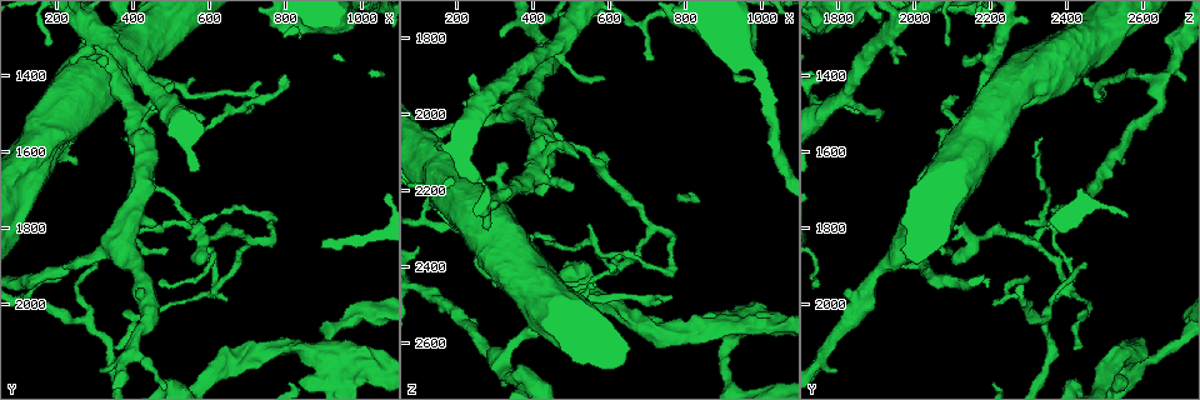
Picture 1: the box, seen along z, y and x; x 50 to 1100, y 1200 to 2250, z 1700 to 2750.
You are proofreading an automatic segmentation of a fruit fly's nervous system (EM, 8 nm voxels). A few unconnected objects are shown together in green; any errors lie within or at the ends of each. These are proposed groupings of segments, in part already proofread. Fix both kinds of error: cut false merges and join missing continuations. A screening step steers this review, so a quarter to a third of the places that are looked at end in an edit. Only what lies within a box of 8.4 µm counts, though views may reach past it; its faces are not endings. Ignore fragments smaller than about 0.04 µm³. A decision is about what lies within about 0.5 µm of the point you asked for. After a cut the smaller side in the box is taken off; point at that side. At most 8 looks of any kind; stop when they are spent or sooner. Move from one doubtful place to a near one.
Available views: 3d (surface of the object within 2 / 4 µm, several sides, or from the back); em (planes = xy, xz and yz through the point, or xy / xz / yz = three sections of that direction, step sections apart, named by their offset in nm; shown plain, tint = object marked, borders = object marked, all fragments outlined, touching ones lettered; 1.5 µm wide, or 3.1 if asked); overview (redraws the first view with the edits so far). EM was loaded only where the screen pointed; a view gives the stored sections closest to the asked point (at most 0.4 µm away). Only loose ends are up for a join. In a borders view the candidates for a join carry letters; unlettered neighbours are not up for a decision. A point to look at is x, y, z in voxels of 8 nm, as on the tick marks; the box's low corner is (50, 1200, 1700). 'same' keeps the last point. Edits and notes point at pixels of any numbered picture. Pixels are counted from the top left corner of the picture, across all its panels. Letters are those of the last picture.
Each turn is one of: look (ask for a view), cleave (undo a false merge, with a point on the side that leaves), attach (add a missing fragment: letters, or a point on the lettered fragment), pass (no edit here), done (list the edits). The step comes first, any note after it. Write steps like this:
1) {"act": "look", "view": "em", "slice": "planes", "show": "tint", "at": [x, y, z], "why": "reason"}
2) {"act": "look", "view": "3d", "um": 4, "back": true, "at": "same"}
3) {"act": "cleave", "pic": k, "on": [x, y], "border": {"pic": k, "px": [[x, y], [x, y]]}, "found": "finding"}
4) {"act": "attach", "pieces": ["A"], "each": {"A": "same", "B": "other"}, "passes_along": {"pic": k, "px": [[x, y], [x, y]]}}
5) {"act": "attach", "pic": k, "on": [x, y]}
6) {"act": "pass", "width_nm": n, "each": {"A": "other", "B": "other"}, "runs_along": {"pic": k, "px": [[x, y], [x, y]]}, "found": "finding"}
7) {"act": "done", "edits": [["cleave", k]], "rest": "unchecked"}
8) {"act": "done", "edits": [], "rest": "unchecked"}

{"act": "look", "view": "3d", "um": 2, "back": true, "at": [305, 1895, 2450], "why": "free end"}

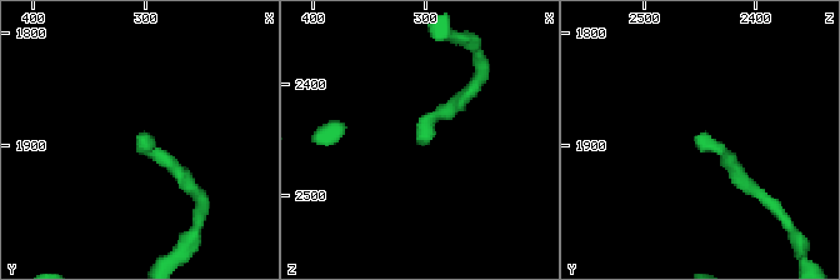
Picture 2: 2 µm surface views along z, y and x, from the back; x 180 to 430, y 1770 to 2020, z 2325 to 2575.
{"act": "look", "view": "em", "slice": "planes", "show": "borders", "at": [306, 1892, 2454]}

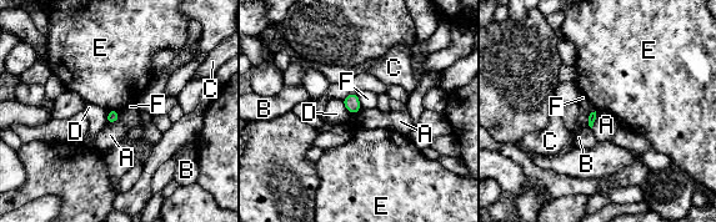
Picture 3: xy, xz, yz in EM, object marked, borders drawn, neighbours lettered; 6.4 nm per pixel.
{"act": "pass", "each": {"A": "other", "B": "other", "C": "other", "D": "other", "E": "other", "F": "other"}, "border": {"pic": 3, "px": [[108, 109], [119, 111]]}, "found": "no lettered fragment goes on from it"}

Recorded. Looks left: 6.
{"act": "look", "view": "3d", "um": 2, "at": [595, 1765, 2375], "why": "touches itself"}

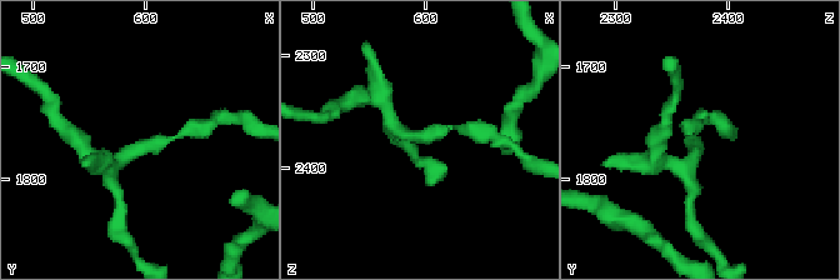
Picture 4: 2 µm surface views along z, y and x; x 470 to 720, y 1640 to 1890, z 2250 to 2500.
{"act": "look", "view": "em", "slice": "planes", "show": "borders", "at": [600, 1774, 2374], "why": "shape alone is not enough"}

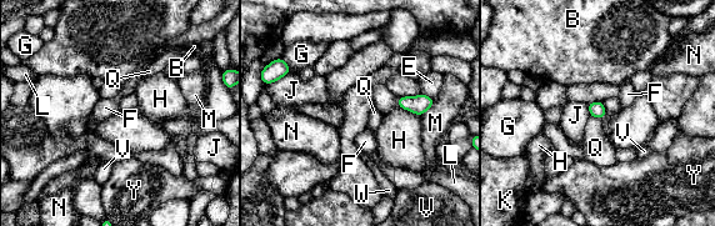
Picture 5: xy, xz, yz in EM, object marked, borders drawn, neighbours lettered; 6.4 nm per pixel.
{"act": "pass", "longest_contact_nm": ["H", 170], "each": {"B": "other", "E": "other", "F": "other", "G": "other", "H": "other", "J": "other", "K": "other", "L": "other", "M": "other", "N": "other", "Q": "other", "V": "other", "W": "other", "Y": "other"}, "found": "continuous, no second cell"}

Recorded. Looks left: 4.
{"act": "look", "view": "3d", "um": 2, "at": [380, 1565, 2340], "why": "thin end"}

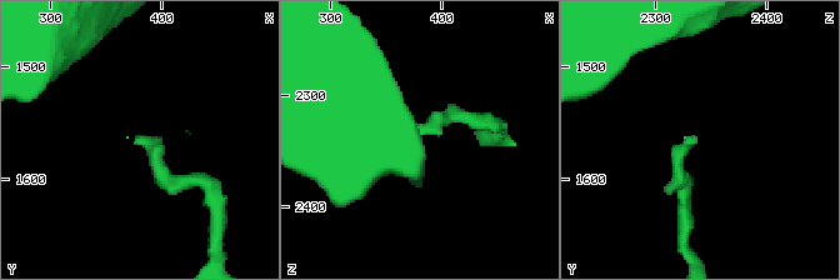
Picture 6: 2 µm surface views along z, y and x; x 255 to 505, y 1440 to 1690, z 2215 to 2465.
{"act": "look", "view": "em", "slice": "yz", "step": 4, "show": "borders", "at": [378, 1564, 2340], "why": "now the EM"}

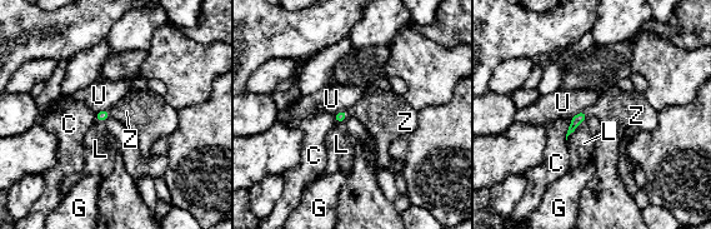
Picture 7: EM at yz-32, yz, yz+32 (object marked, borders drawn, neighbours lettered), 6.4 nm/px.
{"act": "look", "view": "em", "slice": "planes", "show": "borders", "at": "same", "why": "another direction"}

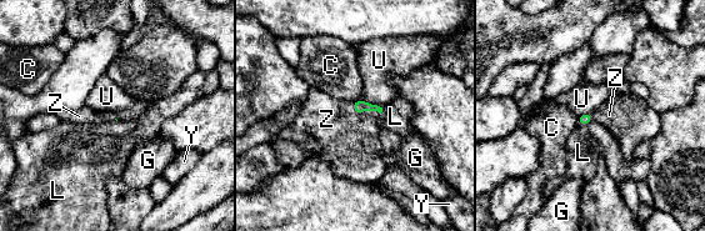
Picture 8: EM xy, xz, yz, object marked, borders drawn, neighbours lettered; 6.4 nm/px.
{"act": "attach", "pieces": ["Z"], "longest_contact_nm": ["Z", 200], "each": {"C": "other", "G": "other", "L": "other", "U": "other", "Y": "other", "Z": "same"}, "passes_along": {"pic": 8, "px": [[359, 105], [360, 111], [326, 119]]}, "found": "the cell continues"}

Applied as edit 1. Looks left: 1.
{"act": "done", "edits": [["attach", 8]], "rest": "unchecked"}

